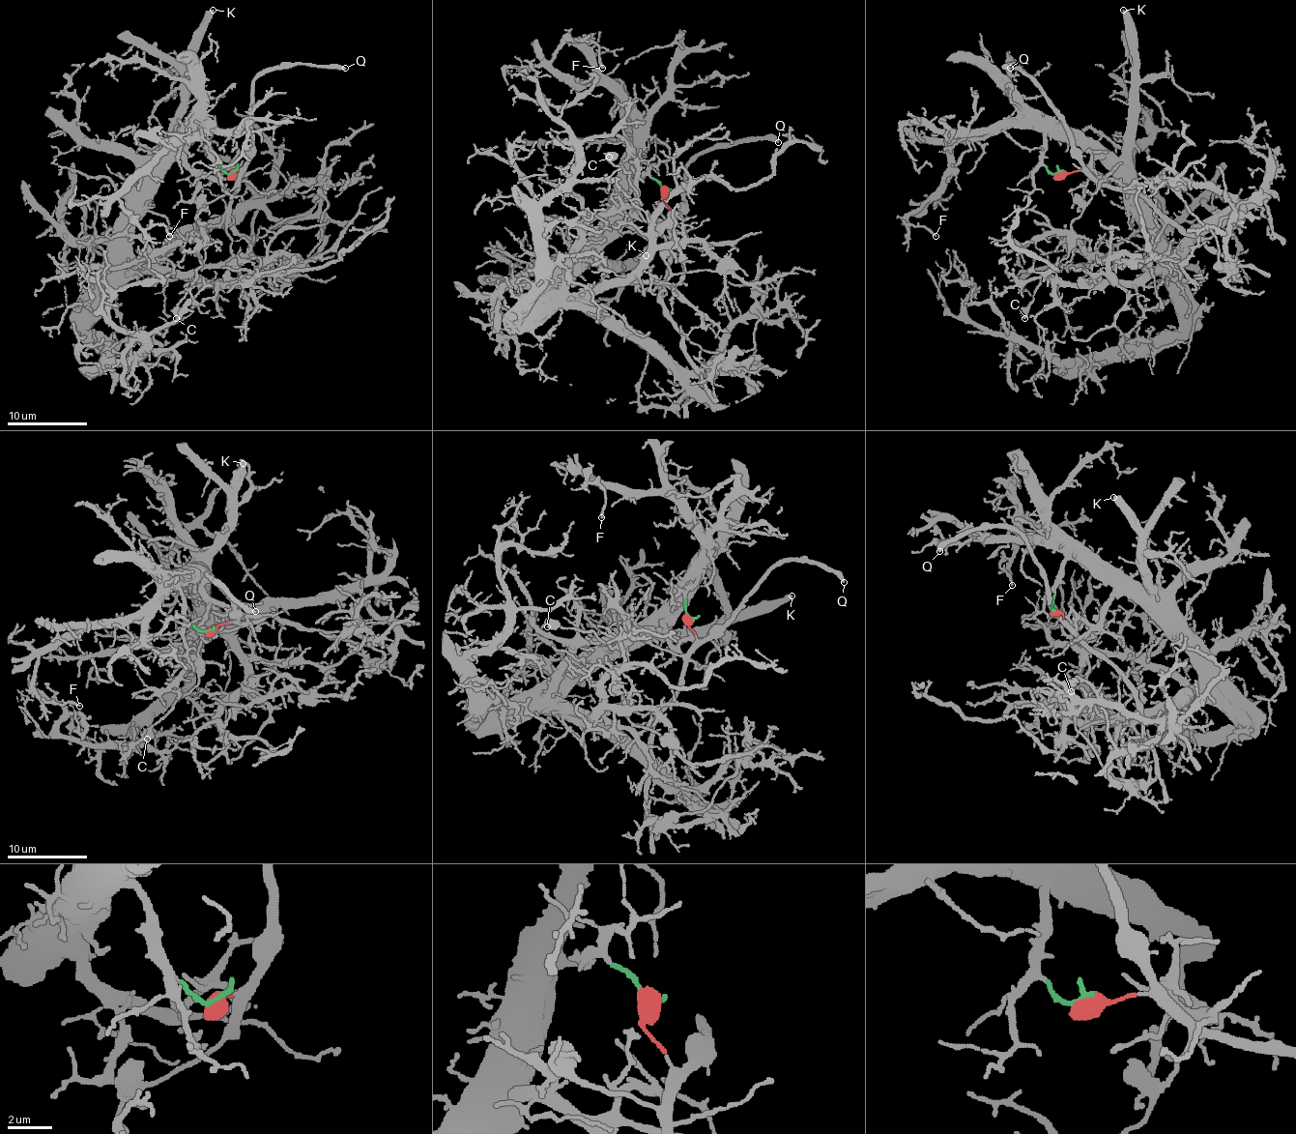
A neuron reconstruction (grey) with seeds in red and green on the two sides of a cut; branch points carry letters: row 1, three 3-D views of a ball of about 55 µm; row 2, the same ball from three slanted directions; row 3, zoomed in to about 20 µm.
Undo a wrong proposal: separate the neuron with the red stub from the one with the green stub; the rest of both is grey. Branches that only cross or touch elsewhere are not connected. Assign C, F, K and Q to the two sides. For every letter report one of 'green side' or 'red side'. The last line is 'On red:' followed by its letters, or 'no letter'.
C: red side
F: green side
K: green side
Q: red side
On red: C, Q

